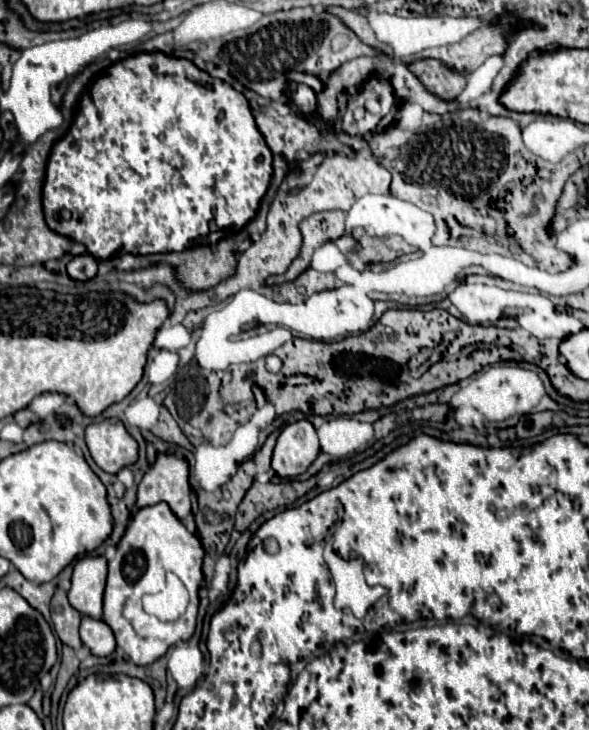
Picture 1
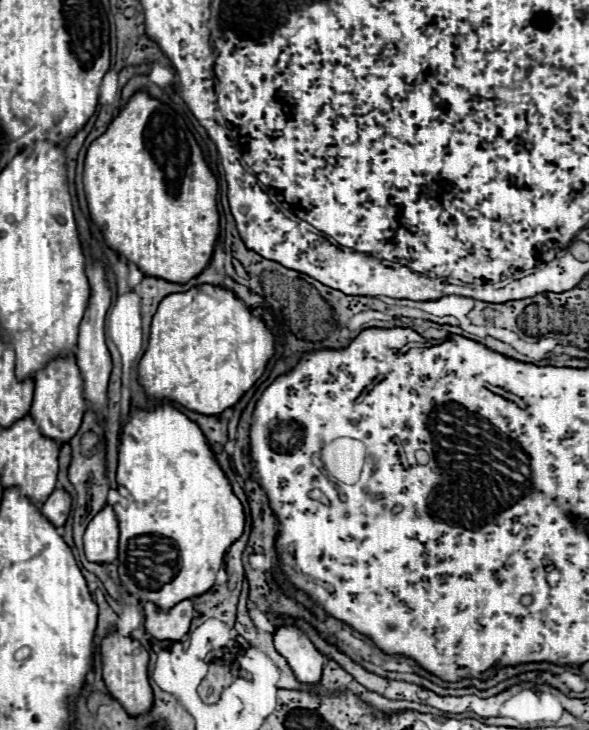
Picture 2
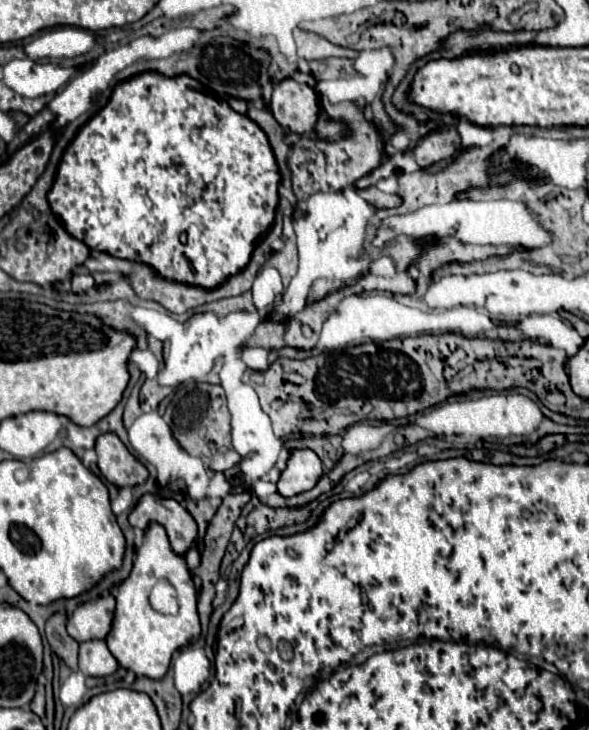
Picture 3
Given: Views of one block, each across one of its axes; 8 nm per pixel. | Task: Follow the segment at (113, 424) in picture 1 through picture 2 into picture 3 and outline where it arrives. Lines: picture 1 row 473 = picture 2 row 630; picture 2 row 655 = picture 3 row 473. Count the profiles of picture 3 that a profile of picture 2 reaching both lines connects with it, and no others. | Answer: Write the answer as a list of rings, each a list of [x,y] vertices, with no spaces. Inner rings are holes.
[[[106,432],[96,438],[96,454],[102,476],[116,486],[134,486],[148,478],[146,466],[128,452],[114,432]]]

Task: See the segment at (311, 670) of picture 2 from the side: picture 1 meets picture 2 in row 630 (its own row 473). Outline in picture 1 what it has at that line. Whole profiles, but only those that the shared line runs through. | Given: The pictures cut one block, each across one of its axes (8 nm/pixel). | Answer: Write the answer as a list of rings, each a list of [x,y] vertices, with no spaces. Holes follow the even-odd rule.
[[[308,420],[288,424],[274,448],[272,470],[280,478],[296,478],[308,470],[308,466],[320,454],[320,444],[314,426]]]

